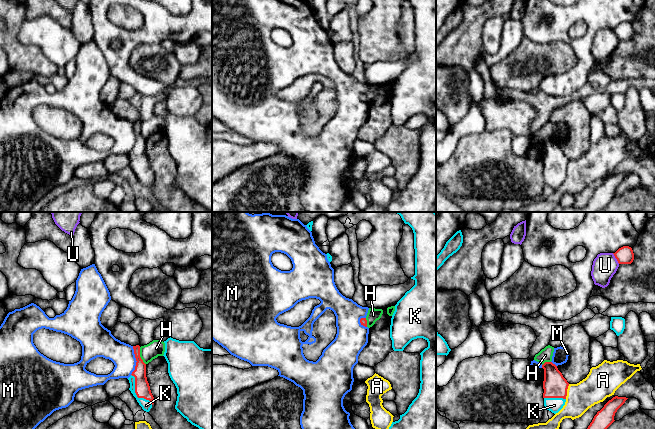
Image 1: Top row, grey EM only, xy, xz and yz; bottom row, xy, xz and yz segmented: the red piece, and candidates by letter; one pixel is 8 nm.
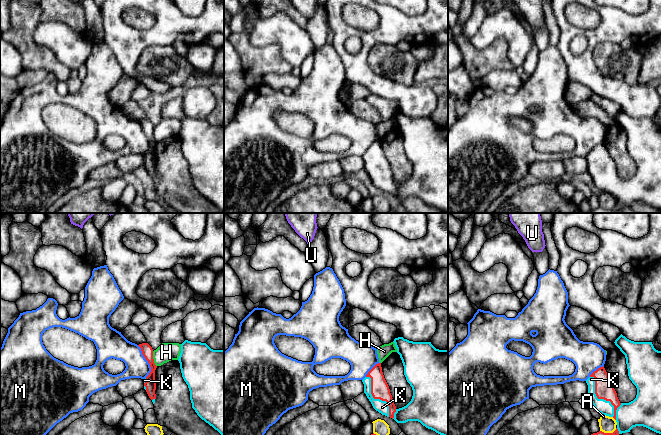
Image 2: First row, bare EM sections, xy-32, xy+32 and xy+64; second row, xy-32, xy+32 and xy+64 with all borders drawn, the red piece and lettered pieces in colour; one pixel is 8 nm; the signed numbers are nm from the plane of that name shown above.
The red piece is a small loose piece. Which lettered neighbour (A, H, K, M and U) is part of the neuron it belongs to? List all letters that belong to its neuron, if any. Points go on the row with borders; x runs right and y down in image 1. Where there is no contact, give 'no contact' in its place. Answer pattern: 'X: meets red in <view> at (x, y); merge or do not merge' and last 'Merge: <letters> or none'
A: meets red in yz at (566, 391); do not merge
H: meets red in xy at (139, 356); do not merge
K: meets red in xy at (135, 392); merge
M: meets red in xy at (136, 360); do not merge
U: meets red in yz at (615, 257); do not merge
Merge: K

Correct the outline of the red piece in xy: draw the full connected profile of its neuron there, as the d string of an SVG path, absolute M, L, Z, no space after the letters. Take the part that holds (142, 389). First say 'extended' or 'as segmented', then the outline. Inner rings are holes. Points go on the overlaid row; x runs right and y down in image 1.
extended | M133 346L134 354L136 358L135 370L128 378L130 383L129 390L136 398L139 405L146 412L149 412L154 404L154 397L151 393L149 383L146 377L146 364L140 357L140 346Z

